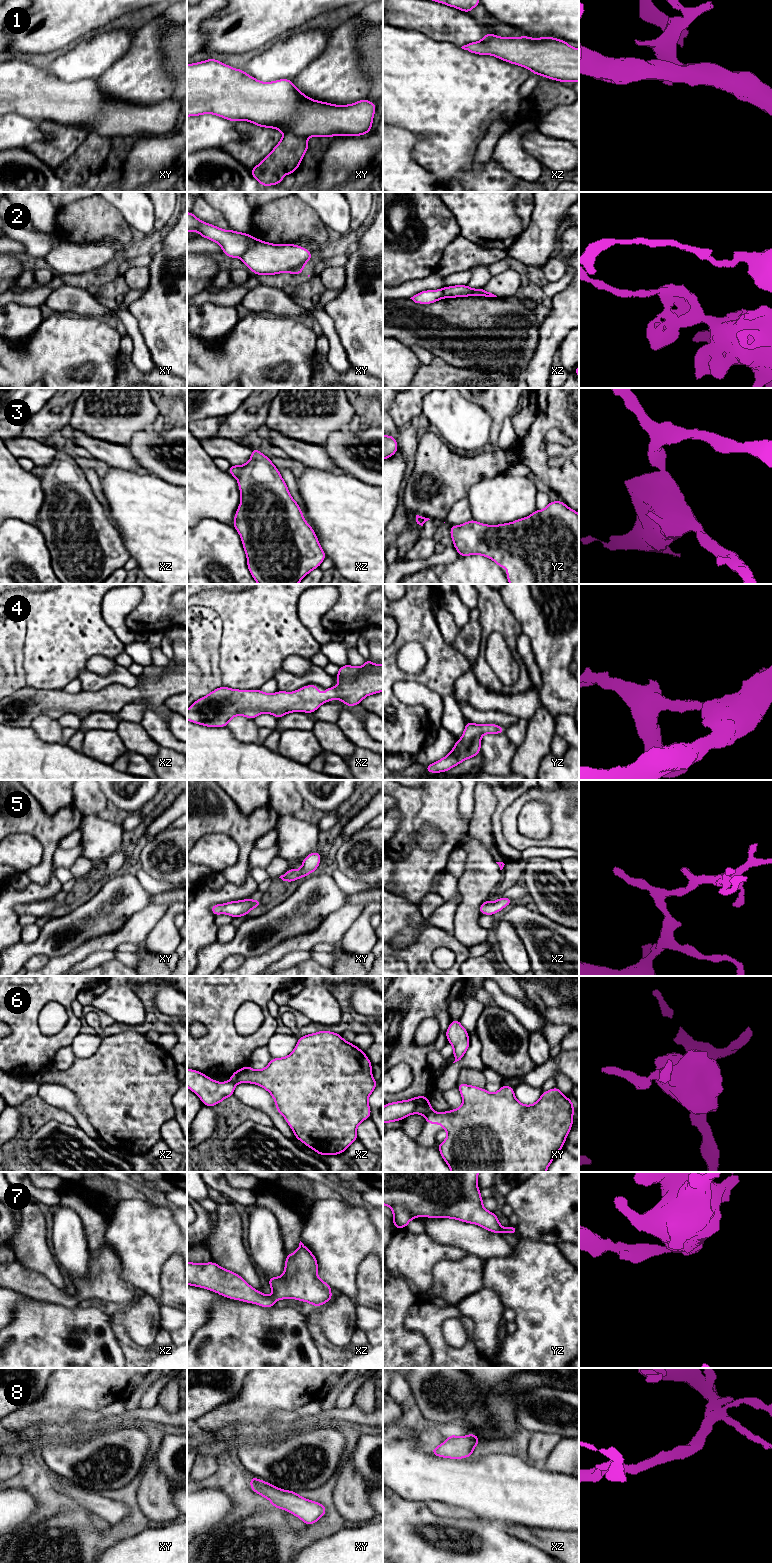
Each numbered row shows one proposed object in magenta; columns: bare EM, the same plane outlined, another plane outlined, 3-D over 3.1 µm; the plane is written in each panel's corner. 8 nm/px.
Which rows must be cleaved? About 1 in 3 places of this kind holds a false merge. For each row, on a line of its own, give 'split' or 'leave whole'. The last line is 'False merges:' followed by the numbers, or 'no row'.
1: split
2: split
3: leave whole
4: leave whole
5: leave whole
6: split
7: leave whole
8: leave whole
False merges: 1, 2, 6

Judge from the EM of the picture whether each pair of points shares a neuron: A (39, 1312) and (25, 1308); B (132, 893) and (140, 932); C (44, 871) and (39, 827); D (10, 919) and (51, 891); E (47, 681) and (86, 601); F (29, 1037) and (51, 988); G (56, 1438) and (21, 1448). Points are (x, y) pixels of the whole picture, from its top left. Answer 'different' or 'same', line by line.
A: same
B: different
C: same
D: same
E: same
F: same
G: same

